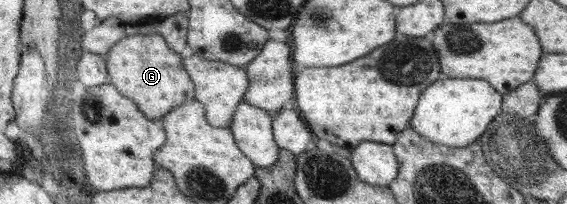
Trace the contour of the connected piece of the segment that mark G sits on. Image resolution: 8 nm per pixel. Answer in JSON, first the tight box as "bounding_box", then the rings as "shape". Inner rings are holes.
{"bounding_box":[105,34,196,120],"shape":[[[139,34],[124,37],[111,47],[111,51],[107,53],[105,59],[107,59],[107,74],[111,78],[111,85],[118,88],[123,95],[130,96],[138,104],[142,113],[151,120],[162,120],[175,107],[182,106],[187,98],[194,98],[196,85],[191,80],[190,73],[187,72],[184,60],[179,53],[173,51],[162,35]]]}

